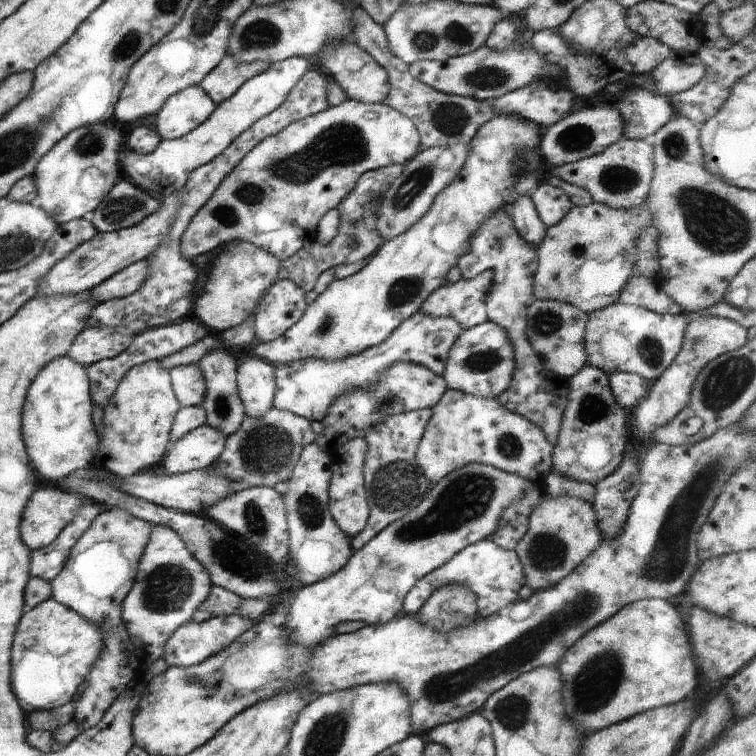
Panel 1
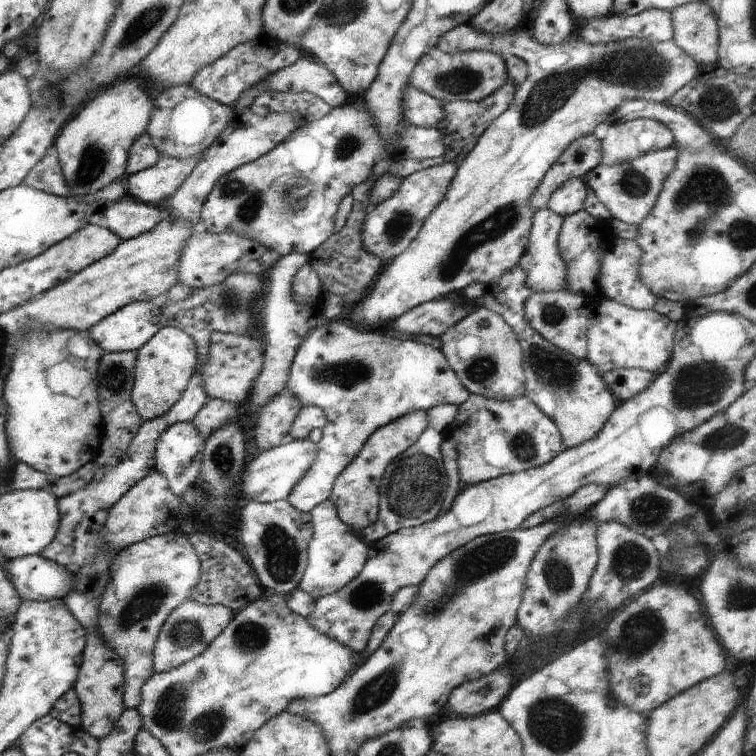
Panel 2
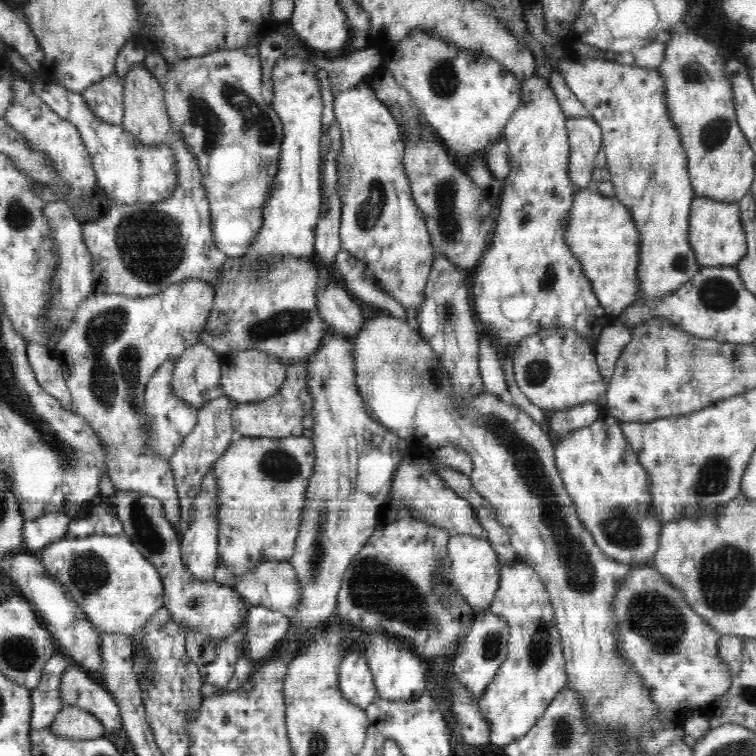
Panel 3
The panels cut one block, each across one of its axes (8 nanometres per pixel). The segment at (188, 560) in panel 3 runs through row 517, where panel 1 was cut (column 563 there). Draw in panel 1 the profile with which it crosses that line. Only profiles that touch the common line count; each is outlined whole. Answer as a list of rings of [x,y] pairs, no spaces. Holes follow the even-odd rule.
[[[541,183],[530,197],[546,227],[558,224],[573,206],[569,196],[561,188],[546,183]]]

